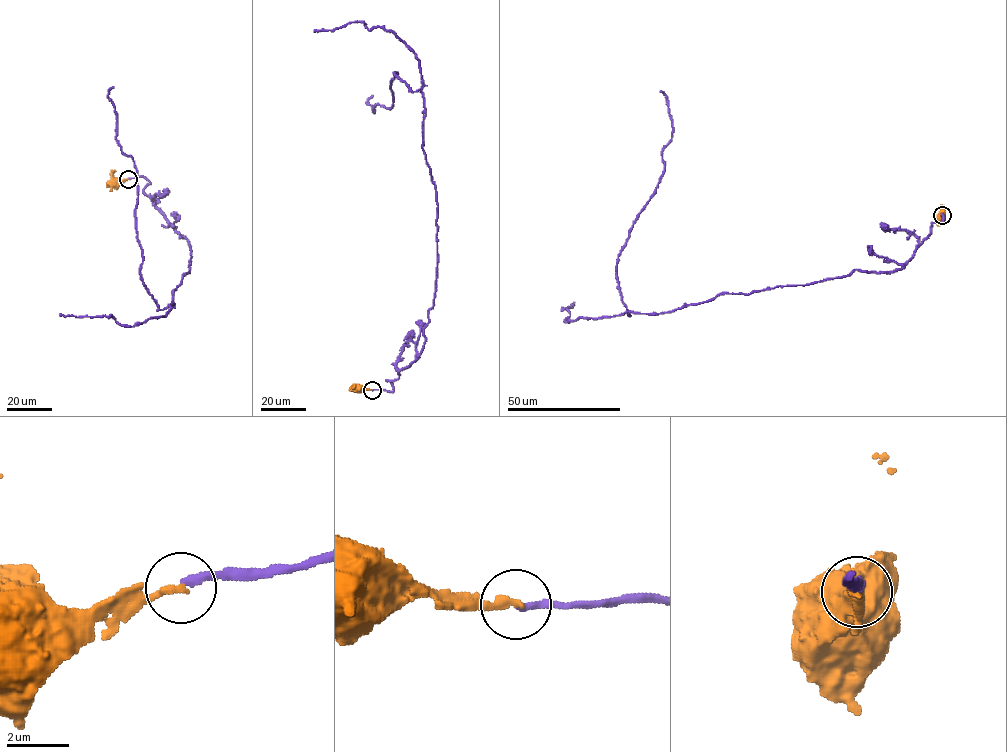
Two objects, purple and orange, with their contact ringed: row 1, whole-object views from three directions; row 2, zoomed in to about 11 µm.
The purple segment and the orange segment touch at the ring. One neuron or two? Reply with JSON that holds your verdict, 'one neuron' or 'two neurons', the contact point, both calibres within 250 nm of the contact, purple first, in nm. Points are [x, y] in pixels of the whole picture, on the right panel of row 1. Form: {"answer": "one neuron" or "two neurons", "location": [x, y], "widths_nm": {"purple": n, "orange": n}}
{"answer": "one neuron", "location": [942, 215], "widths_nm": {"purple": 240, "orange": 260}}

